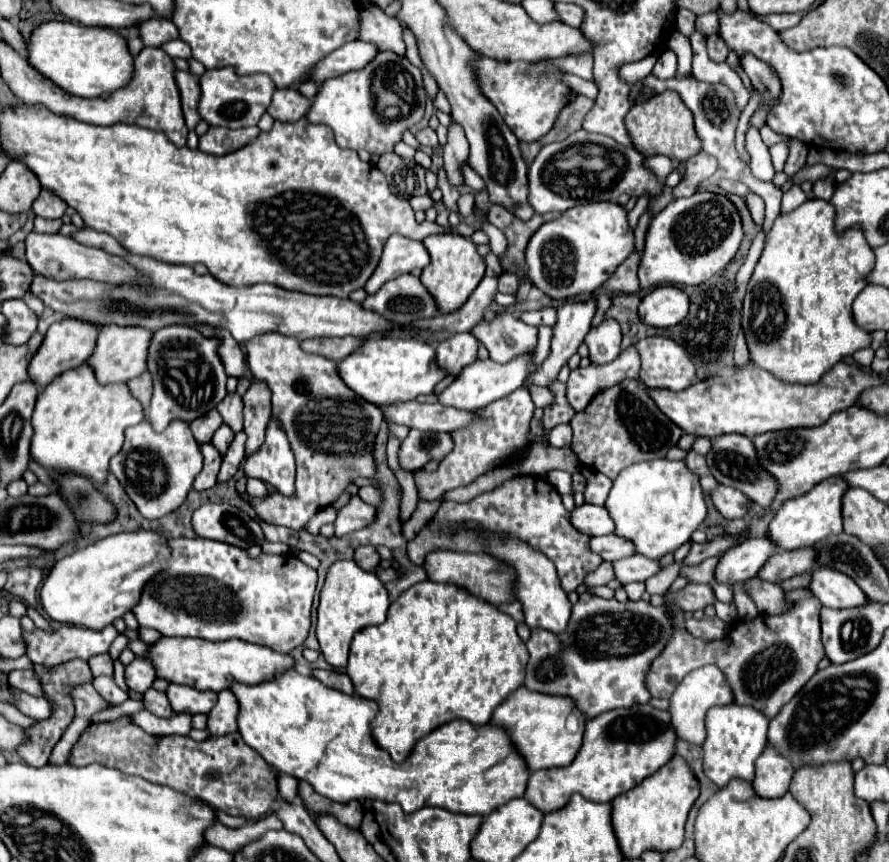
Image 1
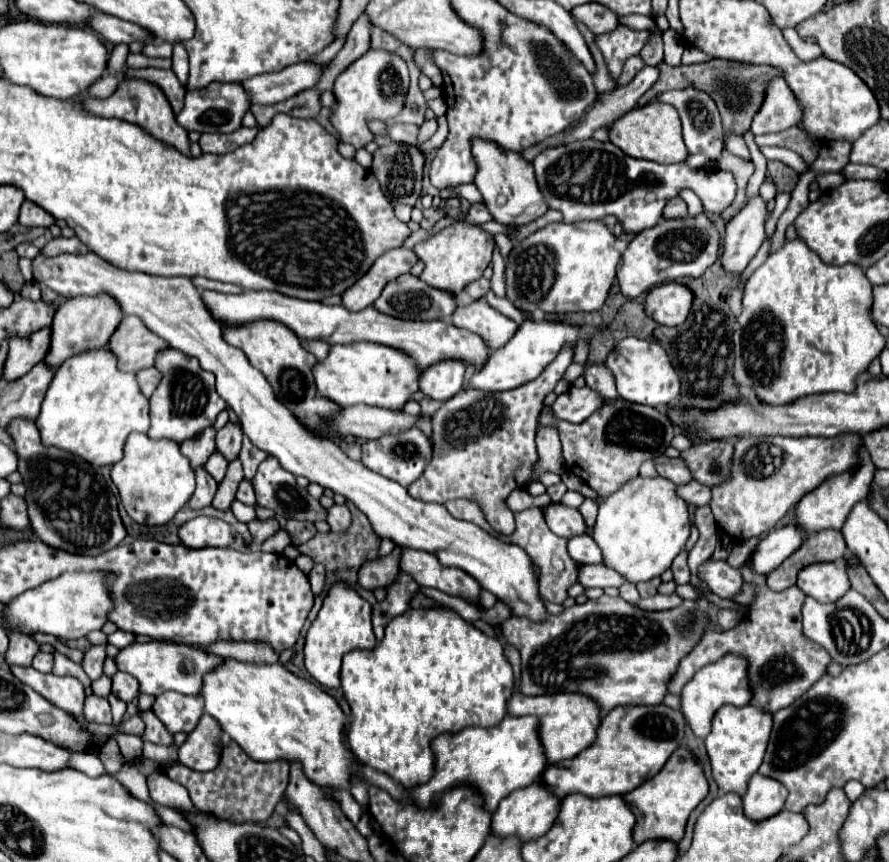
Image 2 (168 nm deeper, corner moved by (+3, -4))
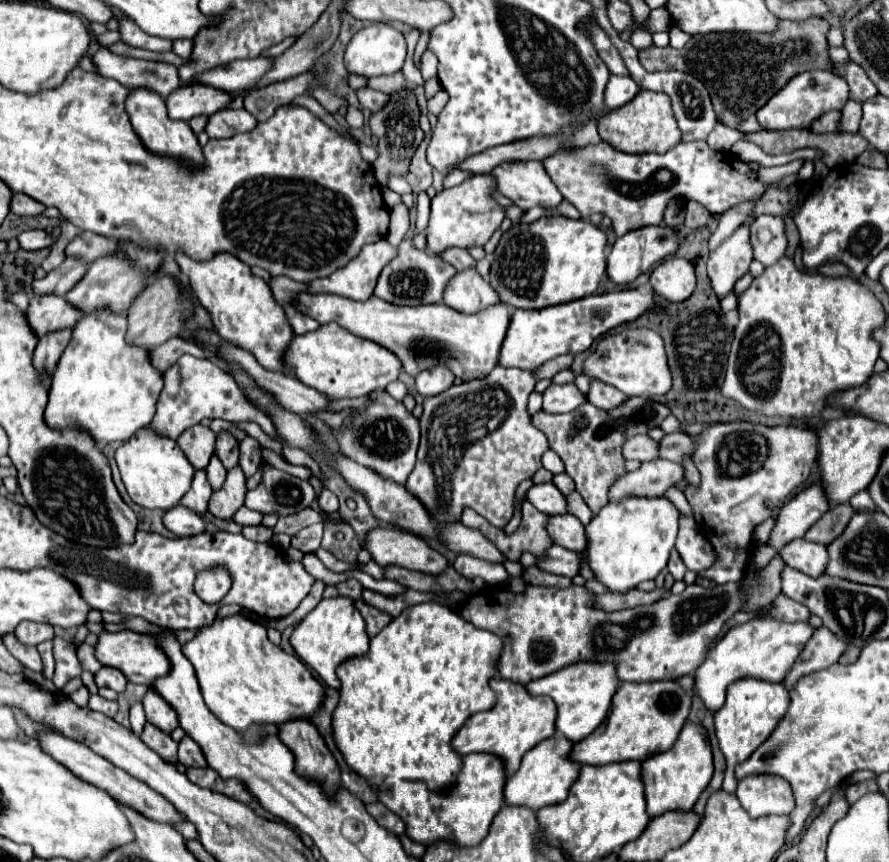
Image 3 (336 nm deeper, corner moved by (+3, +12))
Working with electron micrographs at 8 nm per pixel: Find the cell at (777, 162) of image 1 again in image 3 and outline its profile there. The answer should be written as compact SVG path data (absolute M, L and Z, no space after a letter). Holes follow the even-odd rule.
M744 204L742 208L730 208L730 210L726 210L726 212L722 214L722 218L720 218L720 222L718 222L718 228L716 228L716 232L710 236L710 242L708 242L710 252L714 252L714 250L750 216L752 208L754 208L754 204Z

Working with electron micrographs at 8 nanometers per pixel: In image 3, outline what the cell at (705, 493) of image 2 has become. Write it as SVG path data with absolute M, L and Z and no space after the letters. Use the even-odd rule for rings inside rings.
M656 458L650 462L642 462L638 470L620 476L612 484L608 492L608 500L620 502L628 496L644 496L644 498L662 496L666 488L682 480L684 480L684 468L680 464Z

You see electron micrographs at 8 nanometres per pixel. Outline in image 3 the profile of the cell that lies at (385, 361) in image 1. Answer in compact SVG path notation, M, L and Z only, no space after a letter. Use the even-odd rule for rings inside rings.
M324 324L314 332L294 336L286 348L284 360L302 384L332 400L358 398L370 394L372 390L382 390L386 384L398 380L402 370L400 360L396 360L390 350L372 340L352 336L344 328L338 328L338 324Z

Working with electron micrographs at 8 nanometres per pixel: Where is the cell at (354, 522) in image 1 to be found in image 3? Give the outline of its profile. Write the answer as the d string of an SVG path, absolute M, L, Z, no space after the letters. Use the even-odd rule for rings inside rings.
M322 490L322 494L318 496L318 506L320 506L320 510L324 512L324 514L332 514L332 512L336 512L338 510L338 498L330 492L330 490Z

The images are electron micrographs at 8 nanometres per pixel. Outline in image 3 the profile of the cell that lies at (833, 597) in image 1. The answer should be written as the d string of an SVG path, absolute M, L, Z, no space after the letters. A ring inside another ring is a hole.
M792 540L784 548L780 548L780 556L784 564L798 568L808 576L822 576L822 568L826 568L826 546L808 542L808 540Z

